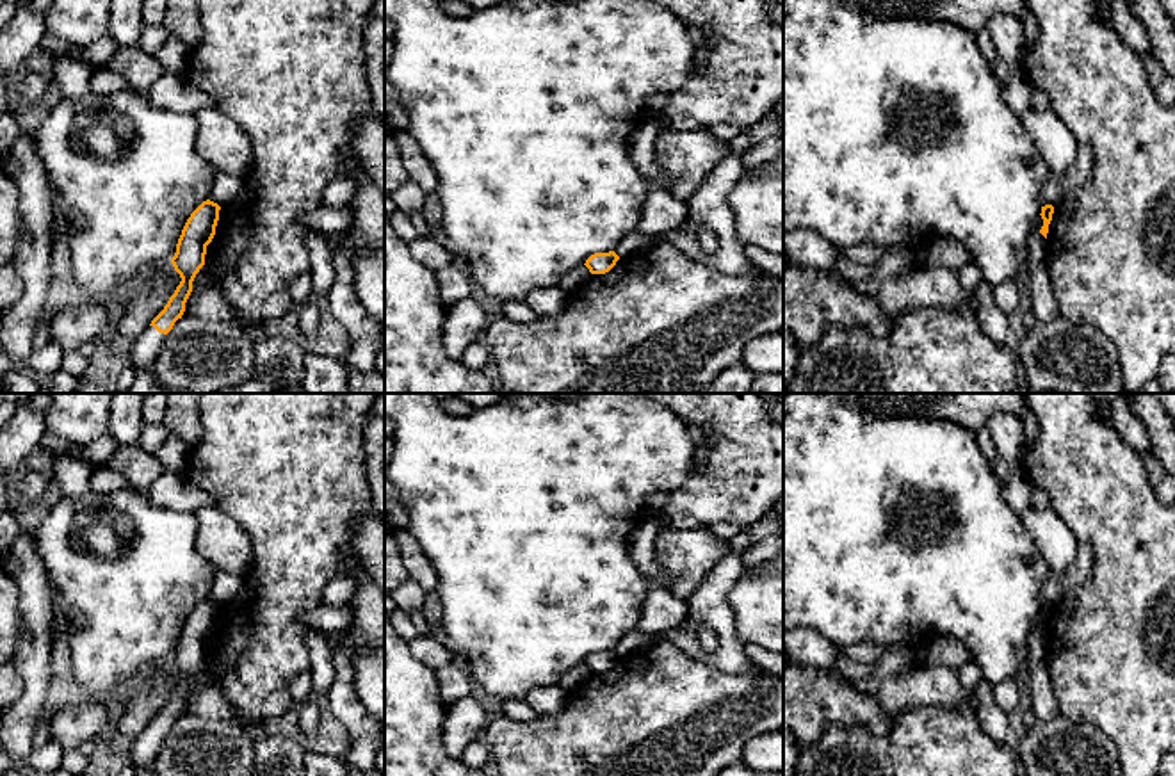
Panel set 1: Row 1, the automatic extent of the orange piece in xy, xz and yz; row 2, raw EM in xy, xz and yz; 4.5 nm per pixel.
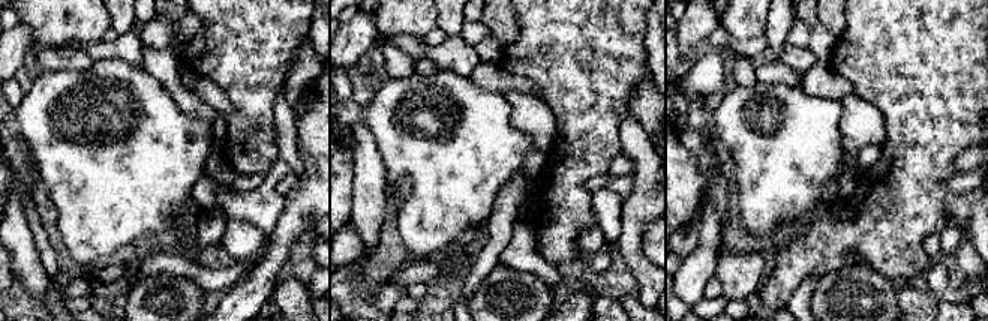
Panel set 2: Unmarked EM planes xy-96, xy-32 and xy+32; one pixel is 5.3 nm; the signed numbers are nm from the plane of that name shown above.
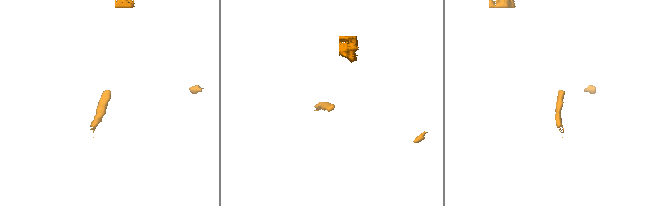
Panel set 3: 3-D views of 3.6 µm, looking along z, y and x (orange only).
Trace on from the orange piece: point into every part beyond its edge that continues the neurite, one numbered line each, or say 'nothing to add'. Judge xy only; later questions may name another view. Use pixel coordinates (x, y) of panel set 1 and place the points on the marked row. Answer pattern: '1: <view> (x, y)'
1: xy (146, 347)

